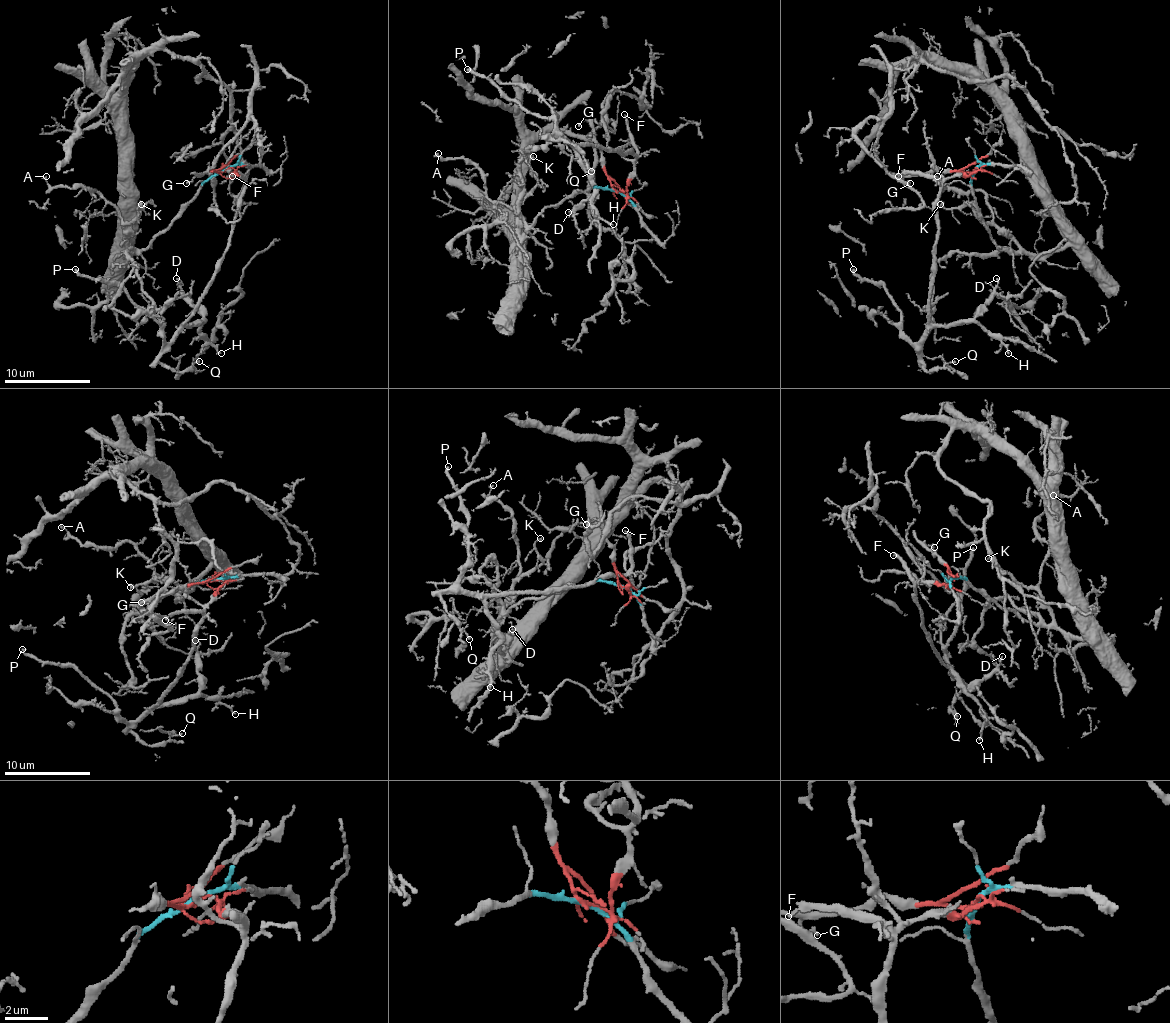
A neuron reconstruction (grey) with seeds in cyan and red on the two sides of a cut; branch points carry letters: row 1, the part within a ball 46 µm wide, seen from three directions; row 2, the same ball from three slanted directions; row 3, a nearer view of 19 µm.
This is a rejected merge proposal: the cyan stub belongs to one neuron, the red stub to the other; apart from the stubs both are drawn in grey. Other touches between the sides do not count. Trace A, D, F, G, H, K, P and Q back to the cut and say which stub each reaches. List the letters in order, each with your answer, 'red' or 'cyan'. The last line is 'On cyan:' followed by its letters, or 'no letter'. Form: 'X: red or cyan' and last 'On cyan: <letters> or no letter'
A: cyan
D: red
F: red
G: red
H: red
K: cyan
P: red
Q: red
On cyan: A, K

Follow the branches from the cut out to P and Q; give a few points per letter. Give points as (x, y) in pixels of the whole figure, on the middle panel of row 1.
P: (615, 190), (630, 184), (637, 158), (574, 145), (555, 119), (535, 117), (466, 69)
Q: (615, 190), (626, 190), (630, 184), (637, 158), (633, 153), (551, 138), (572, 145), (592, 171)

